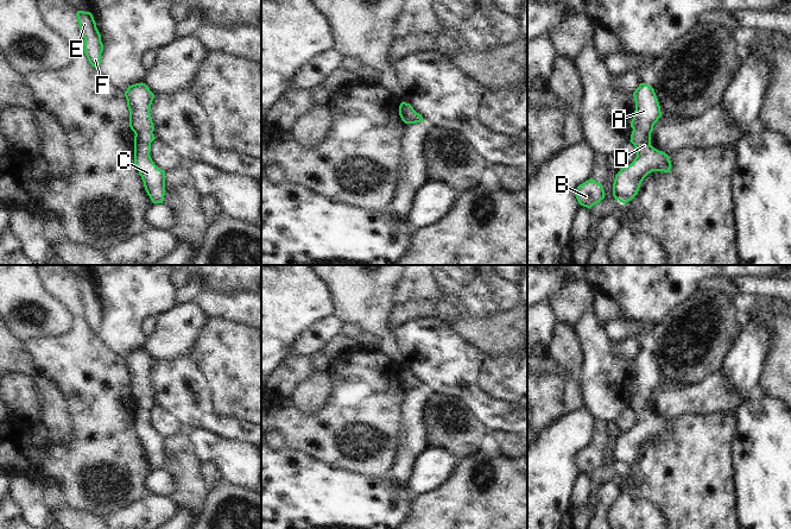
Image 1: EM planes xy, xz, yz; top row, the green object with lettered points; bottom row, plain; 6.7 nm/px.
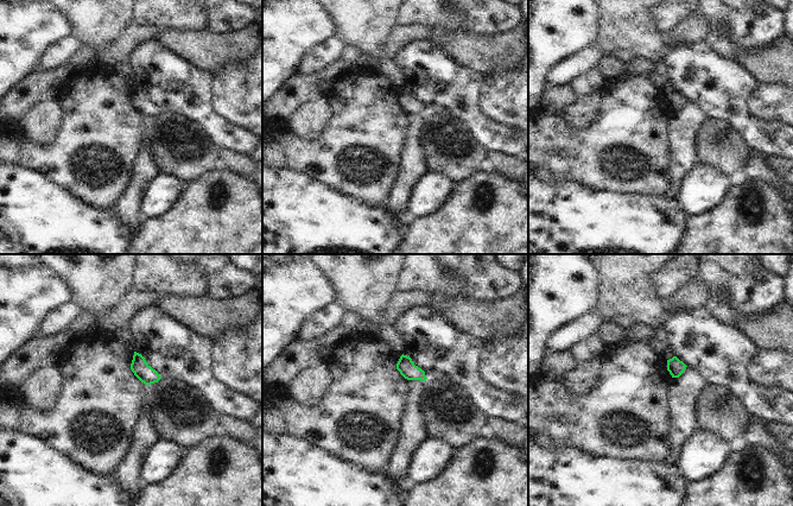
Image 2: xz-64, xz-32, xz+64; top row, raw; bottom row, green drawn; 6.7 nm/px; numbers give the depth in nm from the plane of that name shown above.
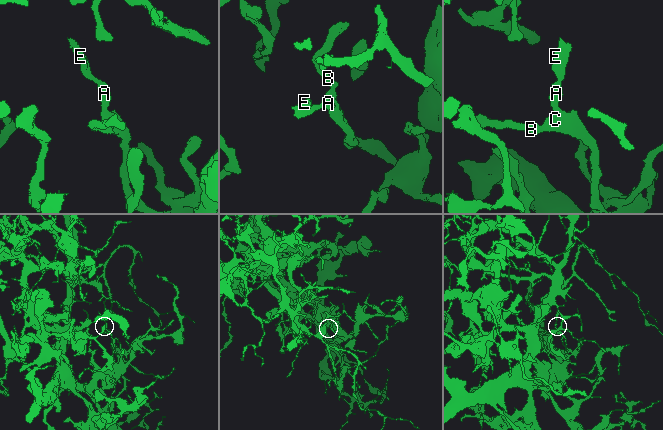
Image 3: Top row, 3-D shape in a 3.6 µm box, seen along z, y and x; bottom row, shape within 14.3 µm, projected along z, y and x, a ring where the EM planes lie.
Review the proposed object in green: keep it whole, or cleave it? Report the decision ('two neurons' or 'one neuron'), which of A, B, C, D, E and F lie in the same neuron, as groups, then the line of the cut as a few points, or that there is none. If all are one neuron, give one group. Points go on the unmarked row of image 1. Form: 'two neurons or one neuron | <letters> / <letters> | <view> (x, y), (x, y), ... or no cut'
one neuron | A B C D E F | no cut

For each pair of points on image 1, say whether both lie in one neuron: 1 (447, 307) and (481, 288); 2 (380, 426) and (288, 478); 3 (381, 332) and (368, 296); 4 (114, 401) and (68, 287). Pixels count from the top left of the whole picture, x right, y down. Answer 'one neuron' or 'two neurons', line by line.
1: one neuron
2: two neurons
3: one neuron
4: one neuron

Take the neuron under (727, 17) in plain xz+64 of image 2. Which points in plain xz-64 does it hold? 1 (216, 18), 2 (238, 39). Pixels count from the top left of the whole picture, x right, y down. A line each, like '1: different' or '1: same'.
1: same
2: different

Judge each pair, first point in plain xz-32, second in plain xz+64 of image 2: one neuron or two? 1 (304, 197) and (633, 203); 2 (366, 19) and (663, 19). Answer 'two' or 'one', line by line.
1: one
2: two

